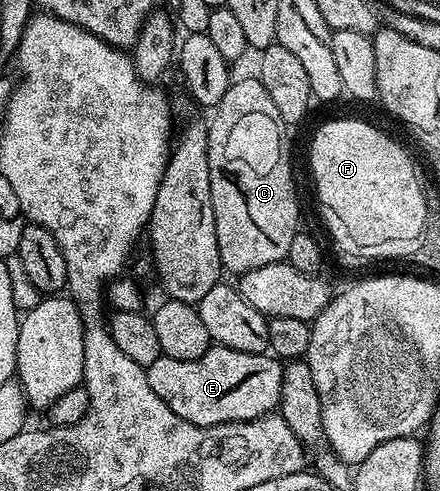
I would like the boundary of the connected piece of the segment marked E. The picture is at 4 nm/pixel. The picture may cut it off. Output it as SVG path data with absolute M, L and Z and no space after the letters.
M212 345L205 355L194 361L178 361L174 357L161 355L160 359L154 361L154 365L150 365L146 370L150 389L154 389L154 393L158 393L158 397L162 397L162 401L166 401L166 405L170 405L170 409L178 413L178 417L182 417L182 421L190 421L199 427L223 423L245 423L263 415L273 414L280 405L284 363L271 353L263 355L238 353L238 349Z

